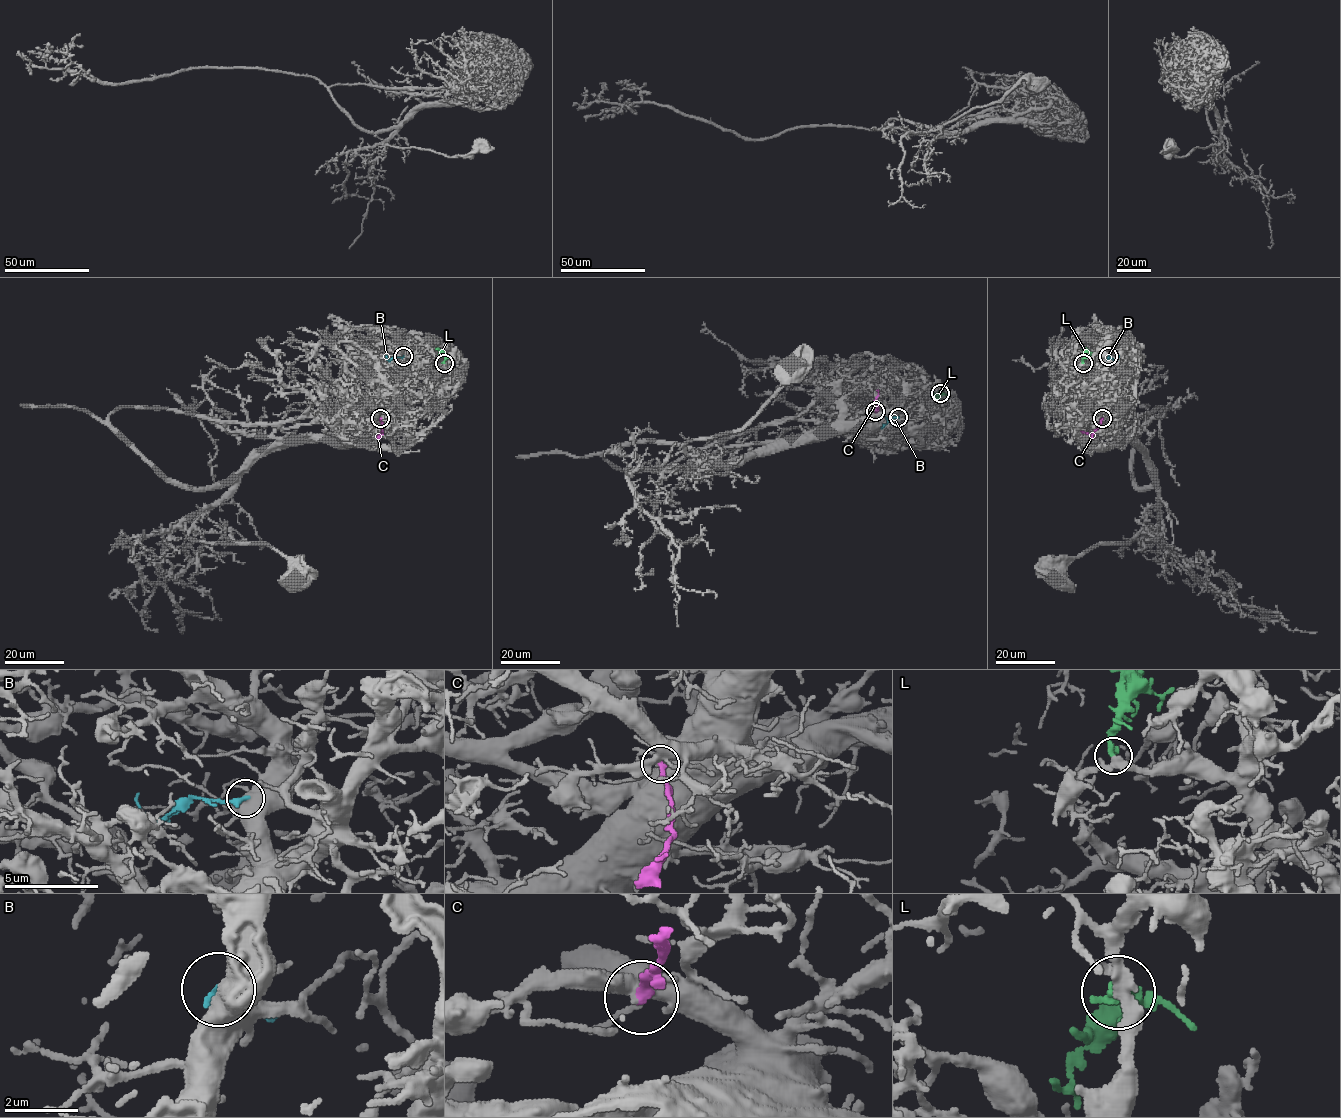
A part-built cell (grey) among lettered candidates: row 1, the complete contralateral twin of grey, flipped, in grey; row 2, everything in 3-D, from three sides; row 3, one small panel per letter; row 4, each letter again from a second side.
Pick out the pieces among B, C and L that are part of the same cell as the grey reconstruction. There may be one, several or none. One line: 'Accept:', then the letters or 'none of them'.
Accept: L

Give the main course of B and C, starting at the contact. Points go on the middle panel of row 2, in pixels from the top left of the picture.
B: (898, 417), (890, 418), (882, 429)
C: (875, 411), (876, 389)

